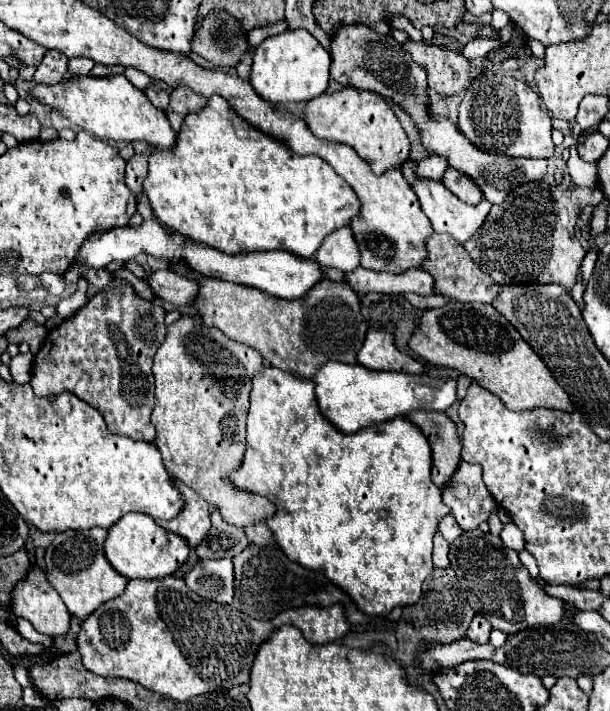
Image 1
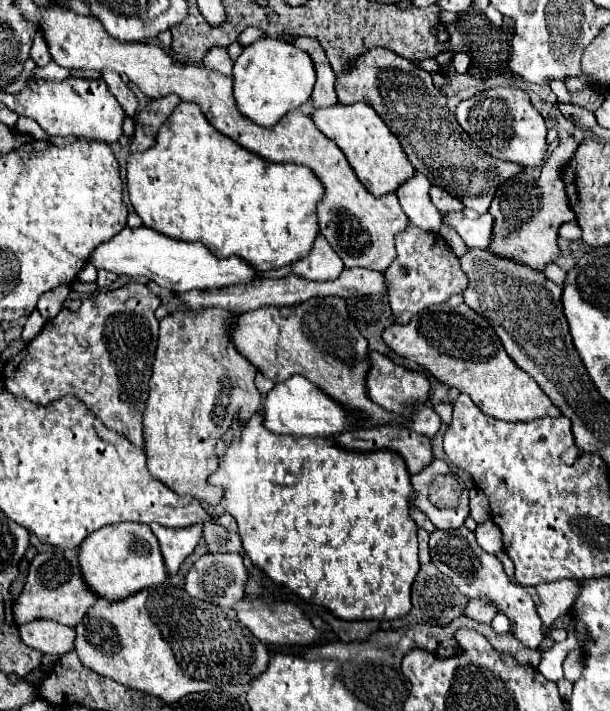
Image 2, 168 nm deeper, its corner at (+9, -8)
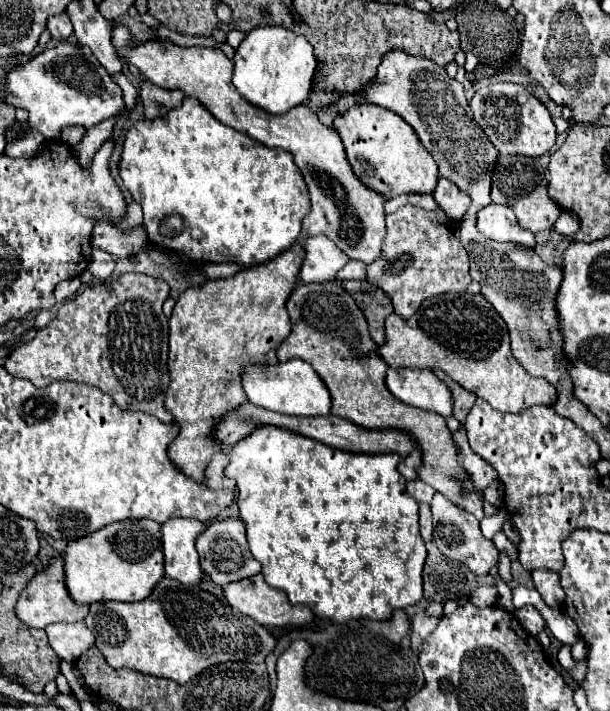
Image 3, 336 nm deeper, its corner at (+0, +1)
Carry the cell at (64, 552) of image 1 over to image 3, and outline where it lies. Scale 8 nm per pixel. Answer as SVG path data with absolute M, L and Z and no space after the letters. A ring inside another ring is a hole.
M53 558L49 562L49 566L39 572L29 586L23 590L23 594L17 600L15 606L17 616L25 622L25 626L29 628L47 628L49 624L55 622L81 622L85 620L85 616L89 614L89 606L77 606L69 592L65 590L65 574L63 574L63 558Z

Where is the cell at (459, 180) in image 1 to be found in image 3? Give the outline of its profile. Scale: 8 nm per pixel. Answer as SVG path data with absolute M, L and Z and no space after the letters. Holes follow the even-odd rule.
M439 178L439 184L433 192L433 198L435 202L439 204L439 208L453 220L461 220L463 214L467 212L467 206L469 206L469 198L467 194L463 194L451 180L447 178Z

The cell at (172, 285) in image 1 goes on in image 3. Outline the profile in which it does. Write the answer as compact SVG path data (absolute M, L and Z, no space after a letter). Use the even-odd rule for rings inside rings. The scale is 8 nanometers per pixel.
M349 260L337 274L339 280L365 280L365 264L359 260Z

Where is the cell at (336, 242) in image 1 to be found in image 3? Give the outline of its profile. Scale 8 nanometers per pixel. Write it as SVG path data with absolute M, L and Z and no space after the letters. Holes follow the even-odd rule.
M323 234L305 238L305 260L299 280L303 284L335 280L337 272L349 262L349 258Z

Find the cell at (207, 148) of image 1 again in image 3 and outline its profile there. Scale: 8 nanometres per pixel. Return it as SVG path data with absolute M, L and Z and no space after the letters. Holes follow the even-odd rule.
M185 98L181 108L171 110L167 116L141 120L127 130L119 176L131 198L143 208L143 224L149 240L193 262L263 264L297 242L301 220L309 212L309 192L289 152L271 150L219 124L213 114L193 98Z

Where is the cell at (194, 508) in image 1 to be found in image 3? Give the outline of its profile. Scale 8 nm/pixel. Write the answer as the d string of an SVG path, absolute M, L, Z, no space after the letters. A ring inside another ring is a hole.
M171 518L161 526L165 576L179 580L185 586L199 586L203 582L203 568L195 550L195 540L203 530L203 522Z

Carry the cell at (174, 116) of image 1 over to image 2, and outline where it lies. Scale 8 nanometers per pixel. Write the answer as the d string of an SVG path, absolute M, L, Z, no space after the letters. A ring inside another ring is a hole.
M166 95L160 99L152 99L136 117L136 133L130 143L130 153L146 151L154 147L158 129L164 125L164 121L172 115L174 107L180 103L178 95Z

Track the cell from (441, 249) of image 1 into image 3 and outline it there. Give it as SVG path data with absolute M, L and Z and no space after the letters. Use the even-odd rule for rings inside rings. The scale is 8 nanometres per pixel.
M401 206L395 214L387 216L387 234L383 242L383 256L367 264L367 282L381 288L393 302L395 314L409 318L425 298L445 294L445 292L463 292L471 284L469 276L469 258L467 250L459 240L459 222L447 218L439 208L423 210L417 206Z

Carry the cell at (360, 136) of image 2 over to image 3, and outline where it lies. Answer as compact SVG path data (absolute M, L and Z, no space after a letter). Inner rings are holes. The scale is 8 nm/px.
M357 104L347 114L335 118L335 126L355 176L367 188L385 198L399 194L431 194L435 190L439 180L437 162L425 146L419 144L415 130L395 112L375 104Z

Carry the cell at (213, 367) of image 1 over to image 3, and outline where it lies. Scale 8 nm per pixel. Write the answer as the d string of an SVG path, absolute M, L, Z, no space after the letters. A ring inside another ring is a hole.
M295 242L295 246L291 246L283 254L277 254L265 264L257 264L239 270L233 276L207 280L199 286L187 288L179 296L173 308L173 316L169 320L171 384L165 396L165 406L173 414L173 420L179 426L179 436L171 442L169 456L181 468L181 472L187 474L189 478L195 478L195 482L205 480L205 466L211 460L211 456L219 450L219 442L211 438L211 430L215 428L217 418L221 418L229 410L235 410L237 406L241 406L241 402L247 400L241 386L241 366L245 362L267 362L267 354L275 350L283 342L283 338L287 338L291 332L285 302L297 284L301 262L303 262L303 242Z

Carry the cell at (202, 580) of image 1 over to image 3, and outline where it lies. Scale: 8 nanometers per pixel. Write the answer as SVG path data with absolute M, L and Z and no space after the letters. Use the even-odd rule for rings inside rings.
M241 518L211 520L197 538L197 552L199 552L205 574L219 586L225 586L229 582L237 582L237 580L243 580L243 578L249 578L249 576L255 576L261 572L259 562L249 552L247 538L245 538L245 526L243 526Z

